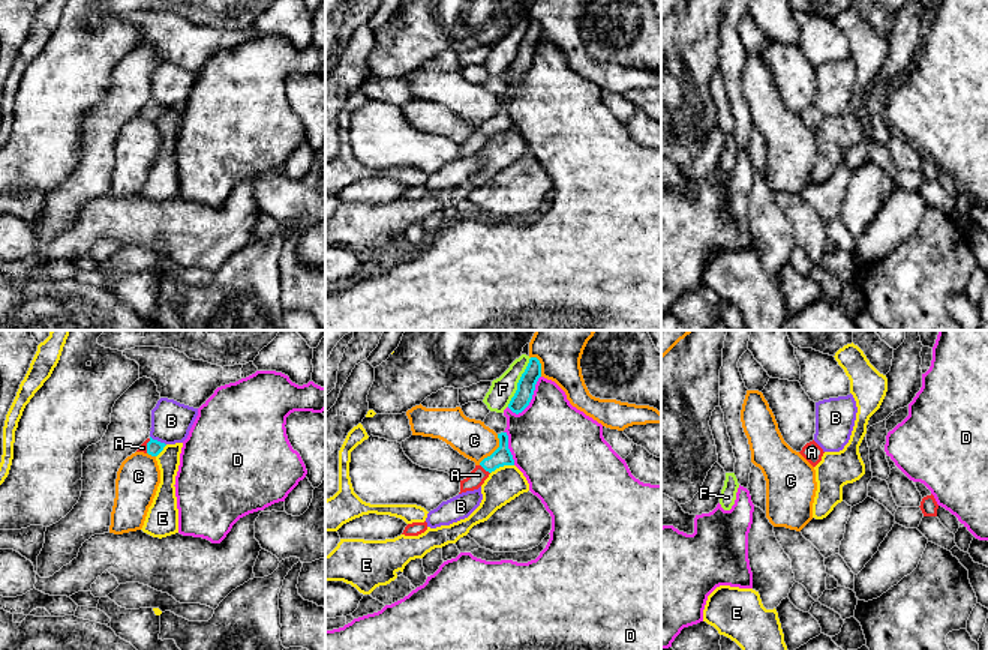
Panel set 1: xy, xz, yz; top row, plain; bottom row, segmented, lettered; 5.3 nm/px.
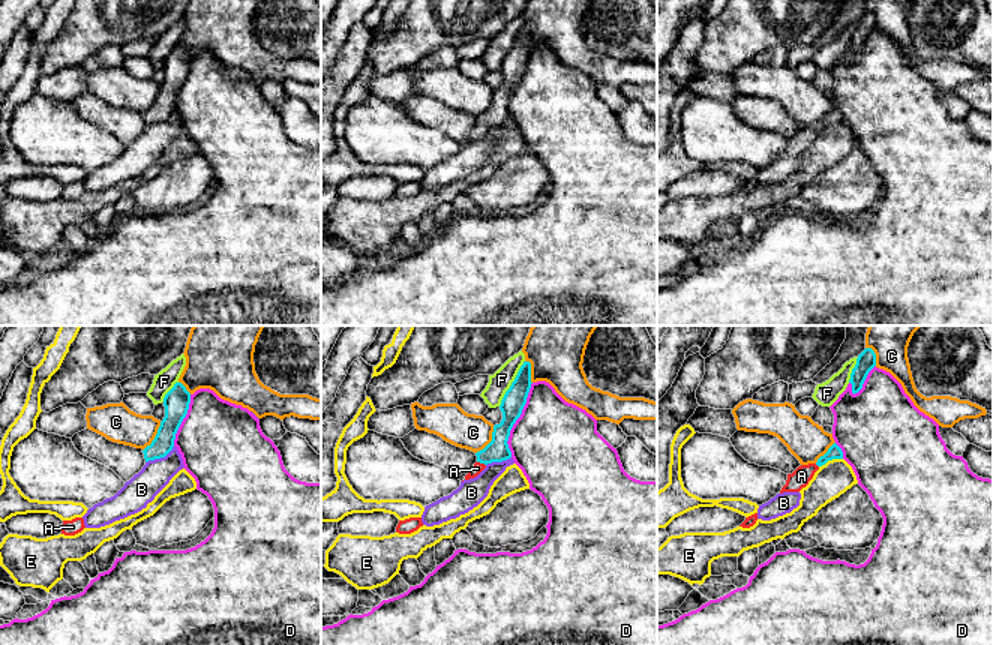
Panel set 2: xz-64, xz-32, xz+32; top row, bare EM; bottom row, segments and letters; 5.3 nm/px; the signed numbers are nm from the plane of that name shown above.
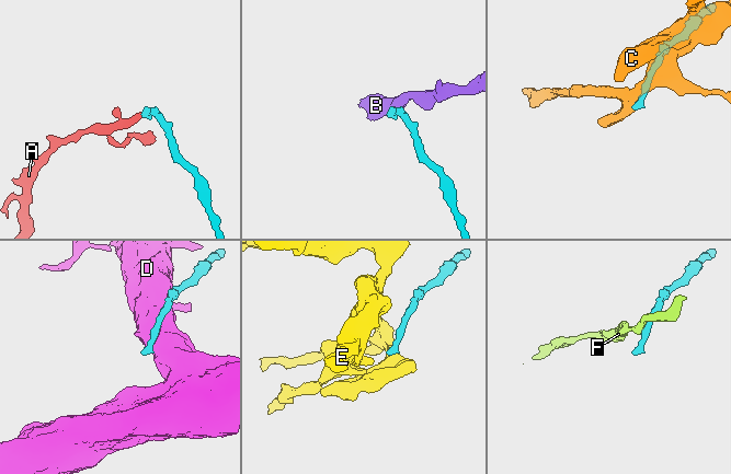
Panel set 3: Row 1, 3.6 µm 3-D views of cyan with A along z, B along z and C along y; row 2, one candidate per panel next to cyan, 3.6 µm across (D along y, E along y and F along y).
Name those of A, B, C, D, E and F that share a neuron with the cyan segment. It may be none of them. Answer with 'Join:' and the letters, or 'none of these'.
Join: A

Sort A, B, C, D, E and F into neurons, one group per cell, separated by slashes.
A / B / C / D / E / F

